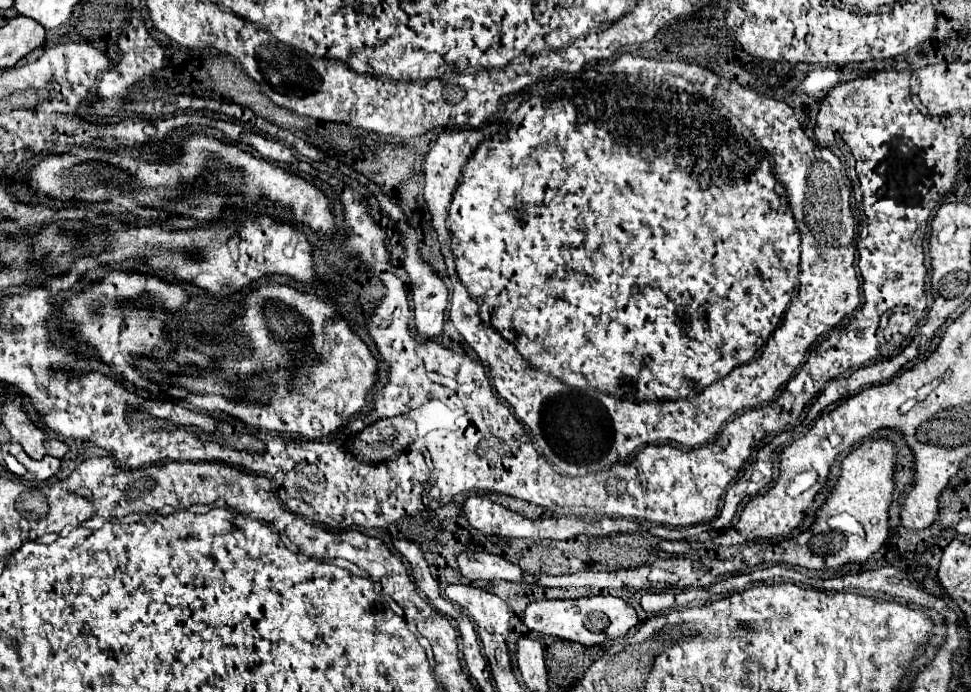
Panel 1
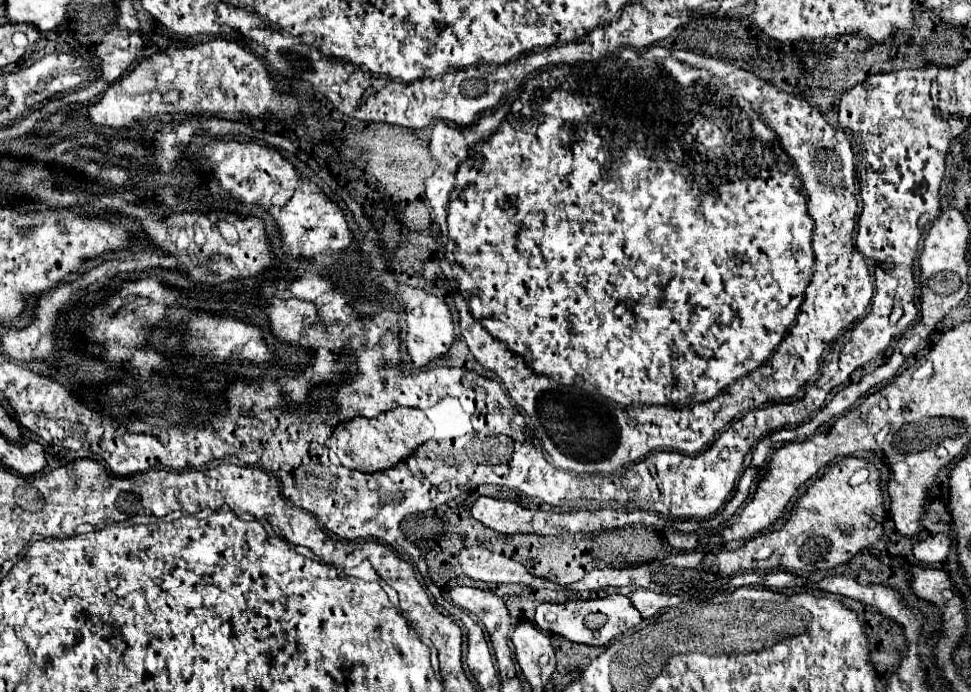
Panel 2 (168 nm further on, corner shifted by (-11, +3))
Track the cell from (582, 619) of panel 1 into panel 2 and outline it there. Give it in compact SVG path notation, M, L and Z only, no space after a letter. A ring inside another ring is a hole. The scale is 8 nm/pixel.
M609 595L603 599L587 601L565 601L565 603L541 603L535 611L535 625L543 631L563 635L573 643L585 645L607 645L617 635L637 627L643 621L641 613L625 595Z

